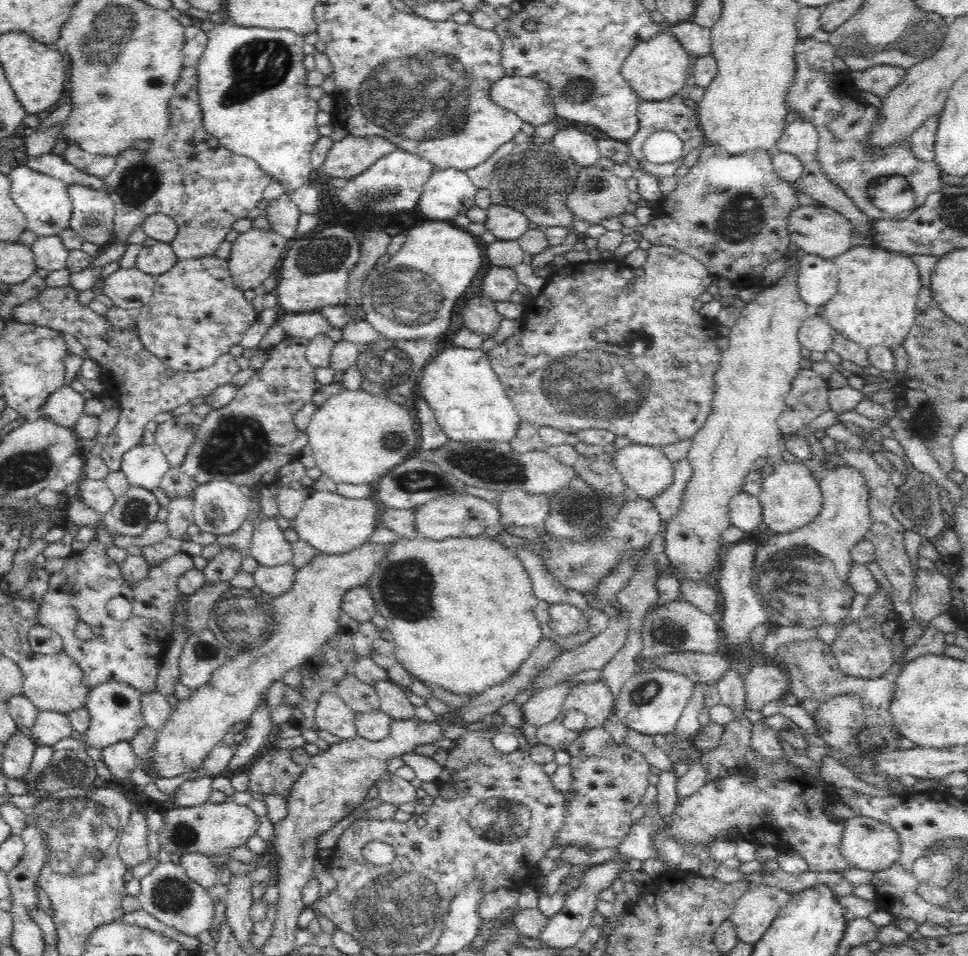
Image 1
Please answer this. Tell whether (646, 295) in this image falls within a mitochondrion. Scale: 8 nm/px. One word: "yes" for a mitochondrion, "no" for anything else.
no

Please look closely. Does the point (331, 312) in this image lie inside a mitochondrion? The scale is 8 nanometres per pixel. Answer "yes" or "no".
no

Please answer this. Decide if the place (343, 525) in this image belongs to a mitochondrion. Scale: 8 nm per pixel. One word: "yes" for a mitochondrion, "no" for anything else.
no

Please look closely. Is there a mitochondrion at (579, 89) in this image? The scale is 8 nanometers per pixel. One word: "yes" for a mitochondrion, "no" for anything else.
yes

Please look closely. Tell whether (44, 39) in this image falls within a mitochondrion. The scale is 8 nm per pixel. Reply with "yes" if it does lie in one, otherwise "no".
no

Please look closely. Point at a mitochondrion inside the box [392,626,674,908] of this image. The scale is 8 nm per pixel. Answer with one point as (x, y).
(504, 820)

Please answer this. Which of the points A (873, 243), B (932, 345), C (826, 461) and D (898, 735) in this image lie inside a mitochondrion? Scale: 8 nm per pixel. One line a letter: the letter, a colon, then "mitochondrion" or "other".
A: other
B: other
C: other
D: other

